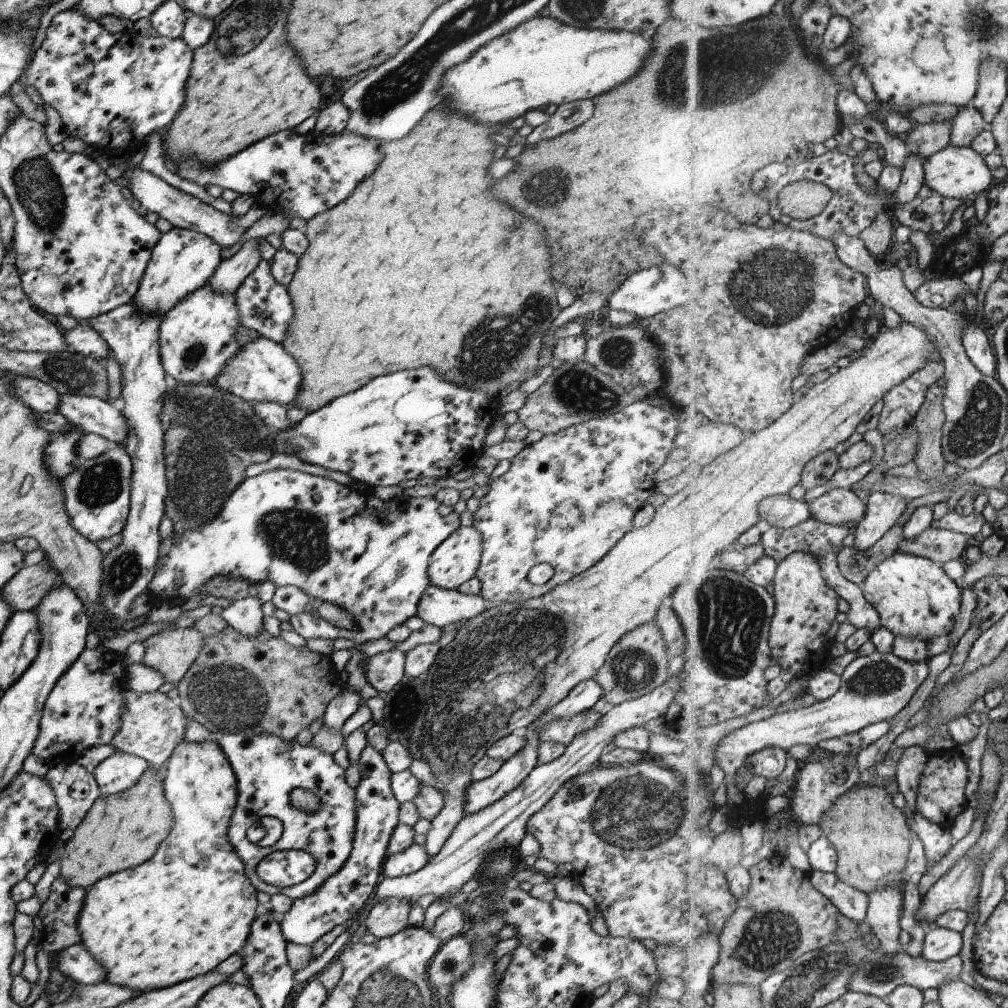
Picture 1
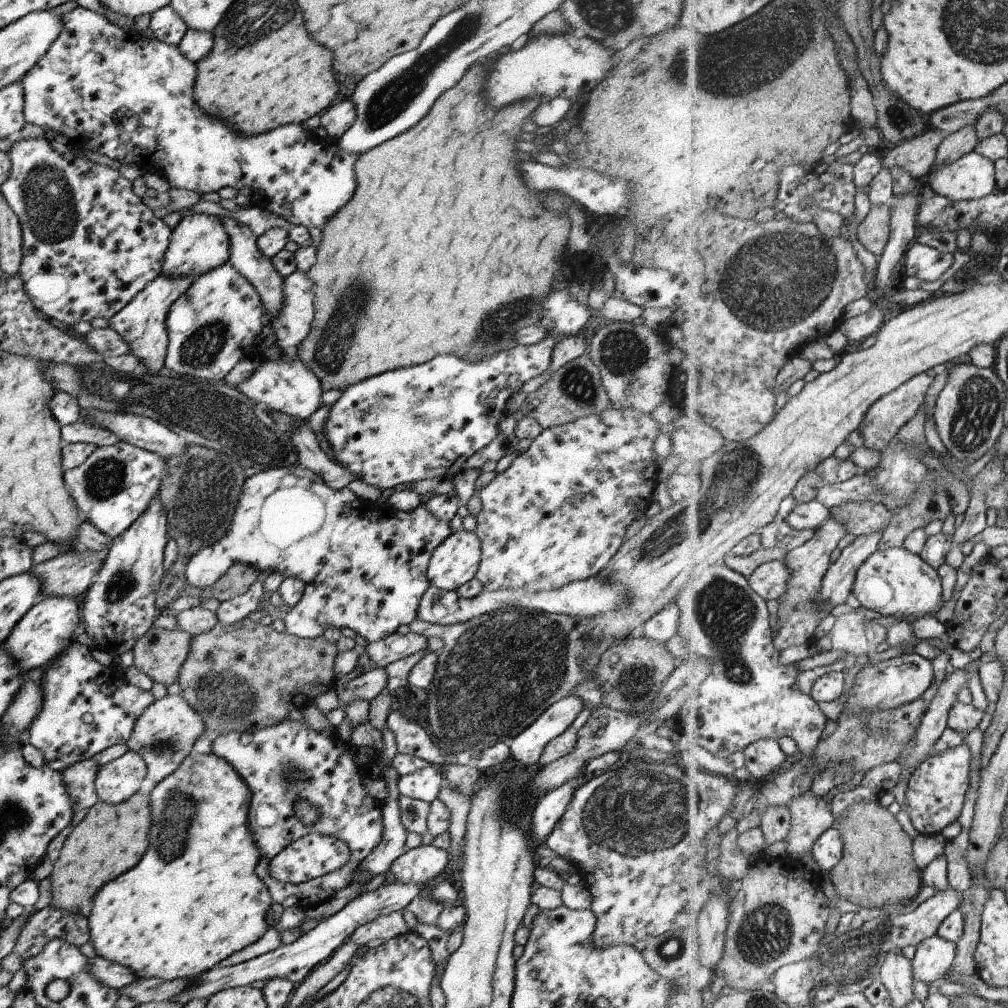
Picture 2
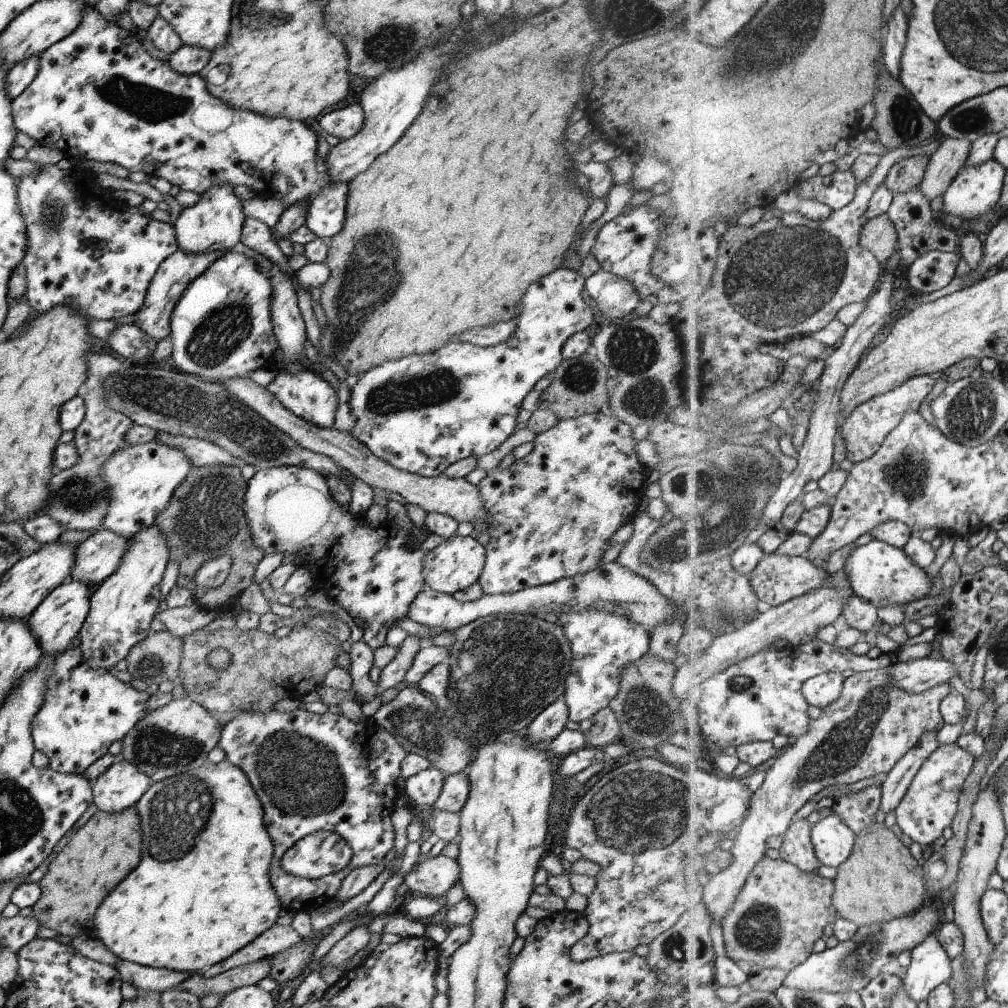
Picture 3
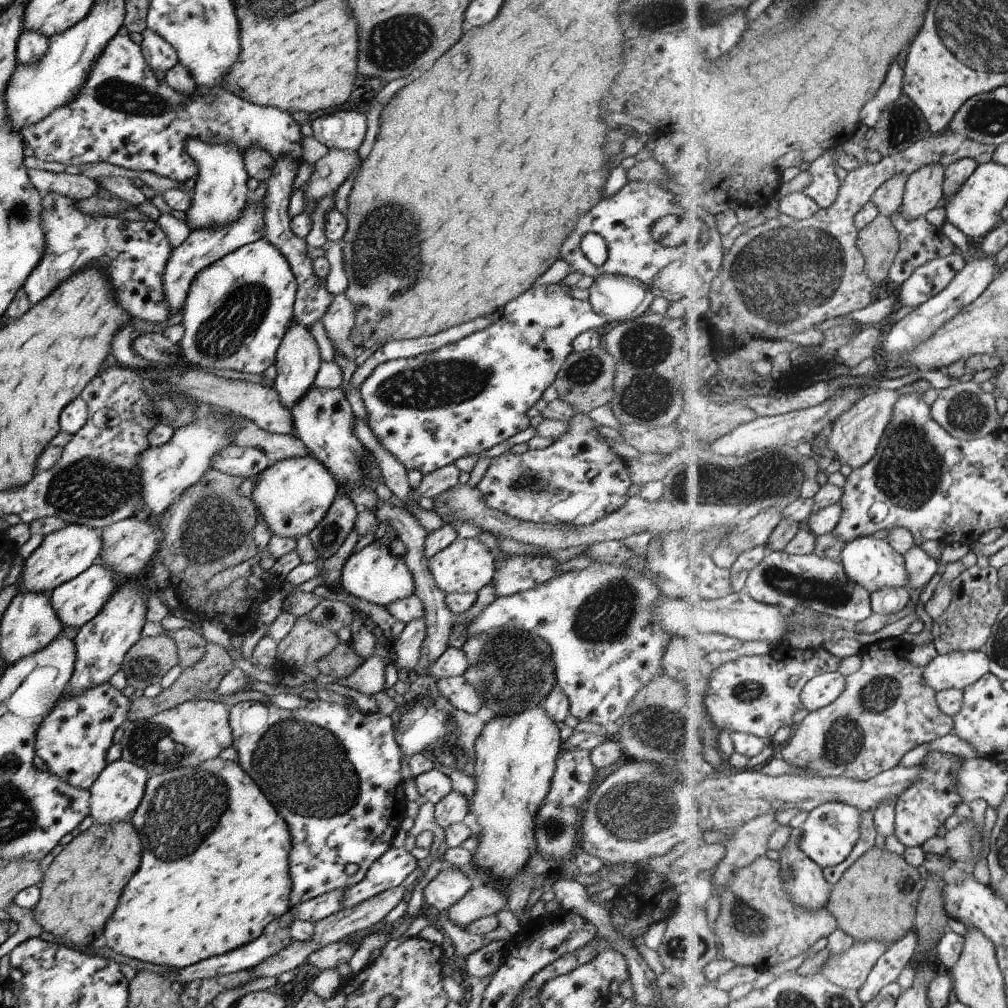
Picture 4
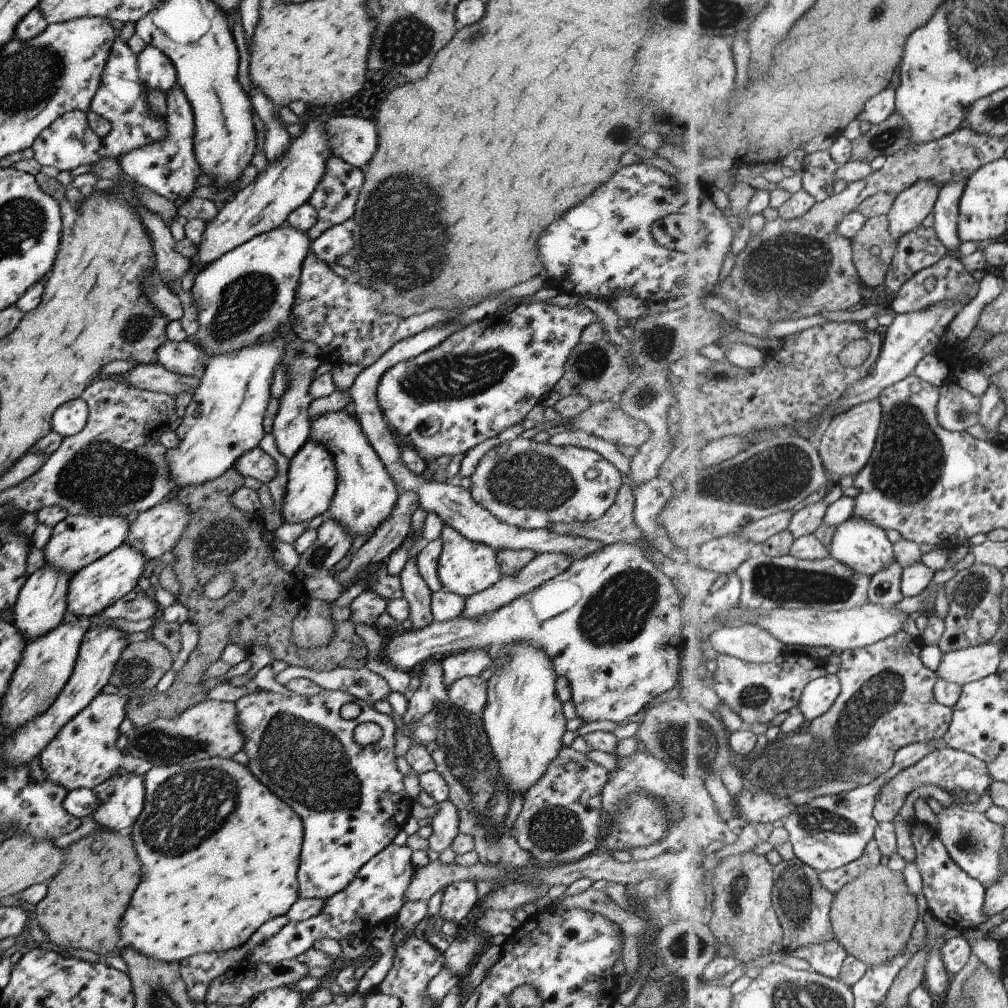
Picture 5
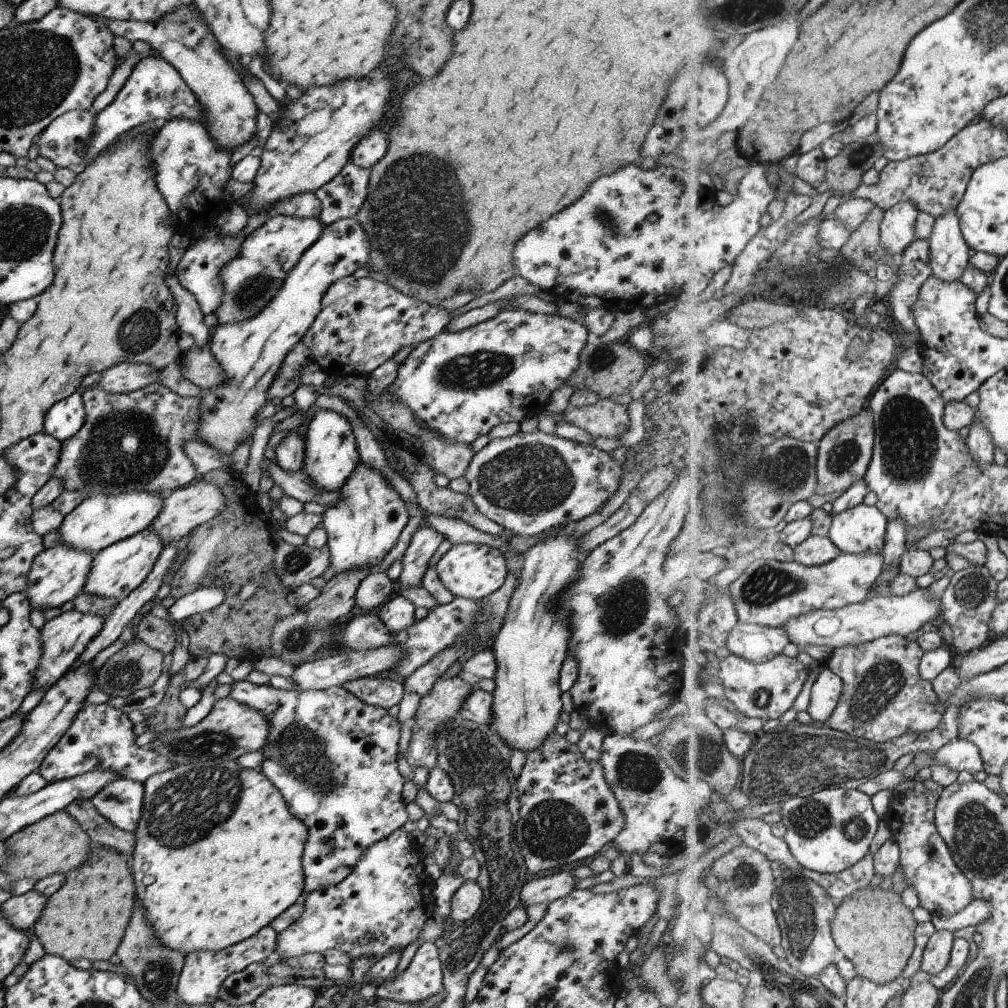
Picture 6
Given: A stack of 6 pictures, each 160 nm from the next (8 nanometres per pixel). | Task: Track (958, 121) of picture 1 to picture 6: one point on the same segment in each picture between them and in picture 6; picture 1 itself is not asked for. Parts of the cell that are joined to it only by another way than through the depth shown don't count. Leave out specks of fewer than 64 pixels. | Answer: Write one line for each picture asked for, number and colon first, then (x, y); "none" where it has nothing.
2: (957, 145)
3: (945, 163)
4: (925, 191)
5: (912, 206)
6: (898, 231)

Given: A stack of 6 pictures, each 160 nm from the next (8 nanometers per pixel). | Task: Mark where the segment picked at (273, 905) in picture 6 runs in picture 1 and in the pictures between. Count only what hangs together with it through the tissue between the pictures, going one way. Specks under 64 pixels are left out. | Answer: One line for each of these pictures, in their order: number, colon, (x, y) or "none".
1: (179, 915)
2: (193, 899)
3: (200, 892)
4: (194, 896)
5: (219, 852)

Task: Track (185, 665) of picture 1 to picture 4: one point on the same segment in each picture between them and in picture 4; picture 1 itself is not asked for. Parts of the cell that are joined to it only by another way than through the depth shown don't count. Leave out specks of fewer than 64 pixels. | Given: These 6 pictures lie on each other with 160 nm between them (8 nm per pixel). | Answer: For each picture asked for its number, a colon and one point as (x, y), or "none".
2: (159, 653)
3: (155, 658)
4: (145, 663)

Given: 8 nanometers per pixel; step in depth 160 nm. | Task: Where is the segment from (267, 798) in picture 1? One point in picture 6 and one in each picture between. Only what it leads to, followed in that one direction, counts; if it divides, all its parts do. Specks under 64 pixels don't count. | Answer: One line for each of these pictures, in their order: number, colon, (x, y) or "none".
2: (280, 764)
3: (309, 772)
4: (331, 773)
5: (350, 799)
6: (332, 757)

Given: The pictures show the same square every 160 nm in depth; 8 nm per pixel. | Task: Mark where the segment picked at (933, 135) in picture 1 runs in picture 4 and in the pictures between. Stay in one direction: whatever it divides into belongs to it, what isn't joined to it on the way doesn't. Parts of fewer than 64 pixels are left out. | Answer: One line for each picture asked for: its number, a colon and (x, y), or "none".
2: (918, 155)
3: (907, 174)
4: (889, 198)

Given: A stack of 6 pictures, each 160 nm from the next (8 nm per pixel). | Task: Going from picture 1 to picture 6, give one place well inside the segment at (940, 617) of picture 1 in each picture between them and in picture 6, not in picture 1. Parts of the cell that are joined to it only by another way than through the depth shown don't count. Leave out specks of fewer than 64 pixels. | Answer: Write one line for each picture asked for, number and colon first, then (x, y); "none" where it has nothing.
2: (896, 582)
3: (883, 574)
4: (875, 564)
5: (861, 544)
6: (860, 530)

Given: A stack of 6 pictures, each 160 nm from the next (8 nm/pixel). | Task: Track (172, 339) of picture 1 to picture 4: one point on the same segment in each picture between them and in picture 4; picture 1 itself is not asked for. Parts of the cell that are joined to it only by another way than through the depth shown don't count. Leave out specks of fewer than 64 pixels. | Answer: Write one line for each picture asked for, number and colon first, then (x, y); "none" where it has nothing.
2: (209, 327)
3: (220, 328)
4: (236, 310)

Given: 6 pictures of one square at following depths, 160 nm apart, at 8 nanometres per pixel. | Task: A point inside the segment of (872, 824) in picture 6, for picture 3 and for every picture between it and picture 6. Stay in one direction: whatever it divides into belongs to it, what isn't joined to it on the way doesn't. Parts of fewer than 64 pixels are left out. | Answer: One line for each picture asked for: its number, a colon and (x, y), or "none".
3: (833, 840)
4: (829, 834)
5: (827, 833)

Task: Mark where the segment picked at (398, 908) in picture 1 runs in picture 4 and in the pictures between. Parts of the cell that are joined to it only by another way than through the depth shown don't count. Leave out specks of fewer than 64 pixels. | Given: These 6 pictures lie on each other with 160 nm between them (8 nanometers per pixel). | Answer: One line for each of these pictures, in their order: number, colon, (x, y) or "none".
2: (384, 927)
3: (339, 954)
4: (335, 955)

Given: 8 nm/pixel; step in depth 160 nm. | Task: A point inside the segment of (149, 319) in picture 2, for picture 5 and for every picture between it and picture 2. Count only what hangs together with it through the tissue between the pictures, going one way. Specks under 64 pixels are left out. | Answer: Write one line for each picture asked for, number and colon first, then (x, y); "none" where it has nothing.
3: (172, 276)
4: (200, 248)
5: (262, 205)

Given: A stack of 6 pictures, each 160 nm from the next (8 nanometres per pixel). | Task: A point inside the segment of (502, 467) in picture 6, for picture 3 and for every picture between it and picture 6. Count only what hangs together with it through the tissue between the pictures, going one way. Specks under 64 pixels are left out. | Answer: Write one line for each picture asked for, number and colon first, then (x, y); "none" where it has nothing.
3: (550, 514)
4: (578, 479)
5: (526, 484)

